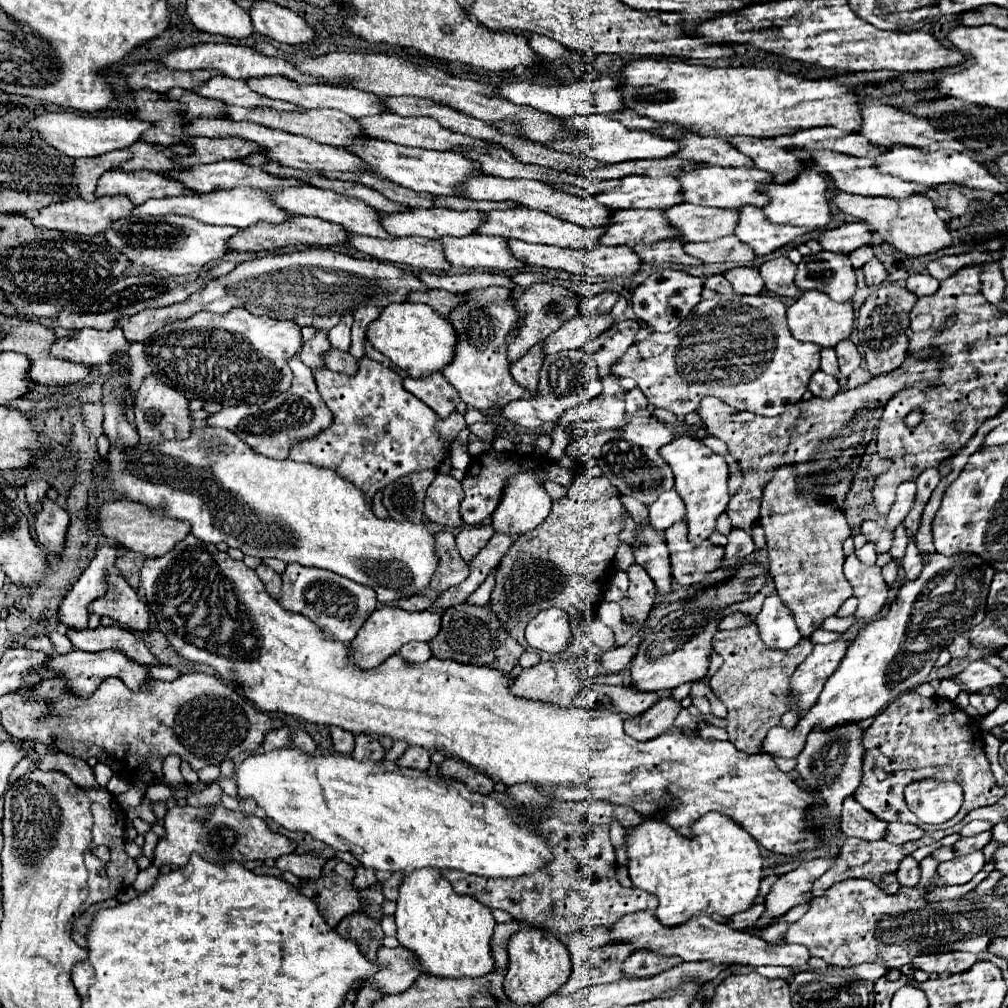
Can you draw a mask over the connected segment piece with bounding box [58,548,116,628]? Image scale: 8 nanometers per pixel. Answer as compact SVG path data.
M100 548L96 552L96 558L90 562L90 566L84 570L84 574L78 578L78 582L72 586L72 590L60 604L58 618L64 626L86 628L86 620L90 616L88 606L90 602L106 594L108 570L114 566L114 562L116 562L114 548Z

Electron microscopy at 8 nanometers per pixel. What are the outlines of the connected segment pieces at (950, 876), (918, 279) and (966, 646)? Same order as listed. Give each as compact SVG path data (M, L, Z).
M972 852L968 856L958 856L954 860L942 862L938 866L938 881L928 885L928 889L940 886L960 885L970 882L984 868L984 854Z
M912 274L906 280L906 288L916 296L930 296L938 290L938 280L928 274Z
M966 636L952 640L950 646L948 646L948 652L952 654L952 658L964 658L968 654L968 650L970 650L970 642L968 642Z

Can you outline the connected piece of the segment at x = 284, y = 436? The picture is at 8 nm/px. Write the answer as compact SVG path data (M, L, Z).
M298 356L288 358L288 366L294 374L294 380L286 392L282 392L276 398L270 398L262 406L240 404L236 408L222 408L220 412L208 416L206 424L228 428L228 430L236 432L238 438L244 440L258 454L264 454L268 458L278 458L278 460L288 458L288 452L296 442L320 434L320 430L328 428L334 420L330 408L324 404L324 400L320 398L320 394L316 390L312 370Z

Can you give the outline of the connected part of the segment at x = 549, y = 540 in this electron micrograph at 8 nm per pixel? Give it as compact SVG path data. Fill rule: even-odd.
M580 472L566 486L566 496L552 504L548 518L534 530L520 534L508 554L498 564L496 588L490 598L492 612L498 614L504 628L530 650L524 628L532 616L546 608L560 608L568 614L572 628L572 644L560 656L550 660L568 658L570 654L590 656L596 652L584 632L584 622L596 612L596 596L604 584L604 568L610 566L616 546L620 544L618 532L622 530L624 506L618 500L616 488L606 476L594 478Z

